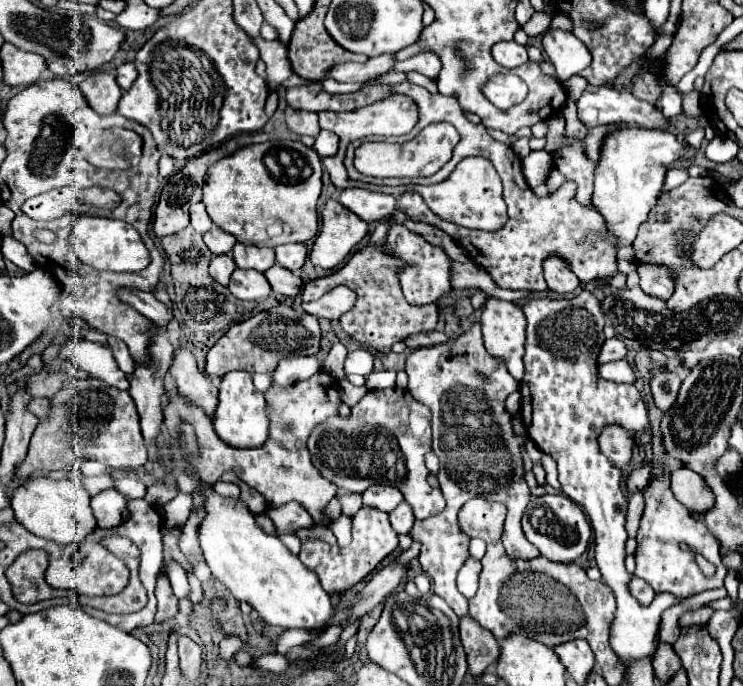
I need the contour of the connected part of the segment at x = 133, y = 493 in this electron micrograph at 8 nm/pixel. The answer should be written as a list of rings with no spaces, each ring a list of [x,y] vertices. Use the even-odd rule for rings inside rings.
[[[132,477],[114,479],[114,487],[116,487],[124,497],[130,497],[130,499],[138,499],[138,497],[144,497],[144,495],[146,495],[146,485],[144,485],[142,481],[132,479]]]

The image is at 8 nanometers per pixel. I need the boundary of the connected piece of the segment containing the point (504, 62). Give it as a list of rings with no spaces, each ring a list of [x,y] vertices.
[[[502,41],[502,43],[496,43],[494,49],[492,49],[492,57],[498,65],[506,67],[506,69],[514,69],[514,67],[520,67],[522,63],[528,61],[528,53],[526,53],[526,47],[518,45],[516,41]]]

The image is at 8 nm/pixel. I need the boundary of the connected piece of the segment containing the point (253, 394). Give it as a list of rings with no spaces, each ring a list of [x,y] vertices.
[[[230,371],[222,377],[218,407],[214,411],[214,429],[218,437],[240,449],[252,449],[262,445],[268,439],[268,417],[266,417],[266,401],[260,391],[256,391],[252,383],[252,375],[246,371]]]

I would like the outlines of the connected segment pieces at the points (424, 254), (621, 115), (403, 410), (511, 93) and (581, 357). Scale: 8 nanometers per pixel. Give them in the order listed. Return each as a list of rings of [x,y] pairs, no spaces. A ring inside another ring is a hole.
[[[392,223],[392,225],[388,225],[387,245],[384,251],[407,263],[406,267],[400,269],[398,277],[404,297],[411,305],[434,303],[438,297],[442,297],[444,293],[448,293],[452,289],[448,255],[442,249],[432,247],[422,235],[406,229],[404,225]]]
[[[588,87],[582,93],[582,97],[578,99],[578,119],[584,125],[590,125],[590,127],[610,125],[610,123],[636,123],[636,125],[640,125],[644,129],[656,129],[656,131],[660,129],[660,131],[664,131],[670,125],[668,119],[662,115],[662,109],[658,109],[656,105],[636,99],[628,91],[616,91],[616,89],[610,89],[610,87],[598,87],[598,89]]]
[[[390,387],[368,391],[362,401],[350,409],[350,417],[330,417],[322,425],[316,425],[308,437],[308,449],[312,465],[332,481],[338,489],[362,493],[370,485],[394,485],[404,493],[404,499],[414,511],[416,519],[432,517],[446,505],[442,491],[432,489],[426,481],[428,469],[424,465],[424,453],[430,451],[432,431],[428,427],[430,409],[410,397],[408,391]],[[418,413],[426,417],[426,429],[414,433],[410,417]]]
[[[510,73],[490,77],[490,81],[484,85],[482,91],[488,97],[488,101],[494,103],[498,109],[508,109],[520,103],[528,93],[526,83],[520,77]]]
[[[582,291],[580,295],[572,299],[546,299],[546,297],[530,297],[522,305],[522,311],[526,315],[526,355],[524,355],[524,379],[520,383],[520,393],[522,393],[522,421],[532,437],[532,441],[548,453],[556,465],[558,465],[558,479],[562,483],[564,495],[568,495],[572,501],[576,501],[584,513],[590,519],[592,531],[594,531],[594,543],[596,543],[596,563],[598,569],[602,571],[604,583],[612,589],[616,597],[616,613],[610,623],[610,645],[614,653],[620,657],[624,669],[630,667],[632,661],[640,659],[652,659],[656,653],[654,637],[658,633],[658,623],[662,613],[672,607],[682,603],[684,599],[674,597],[672,593],[658,593],[650,605],[640,605],[630,589],[628,583],[632,575],[624,567],[624,543],[628,539],[626,533],[626,509],[628,509],[628,499],[626,491],[622,489],[622,471],[614,467],[598,449],[598,435],[606,425],[618,423],[630,432],[645,432],[652,434],[650,419],[646,405],[642,401],[640,391],[634,385],[618,385],[610,383],[602,377],[598,377],[598,353],[602,349],[602,343],[606,341],[604,337],[604,313],[600,309],[600,301],[592,295],[592,291]]]

